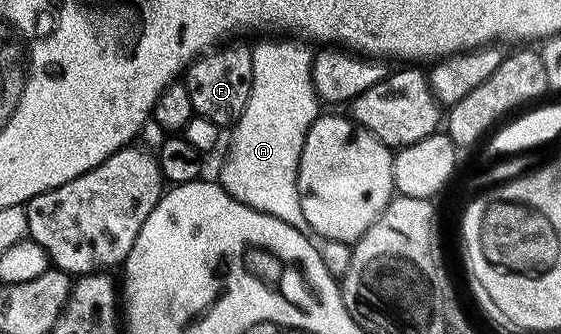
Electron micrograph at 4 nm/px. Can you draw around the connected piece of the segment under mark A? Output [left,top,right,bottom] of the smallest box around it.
[220,37,320,235]

